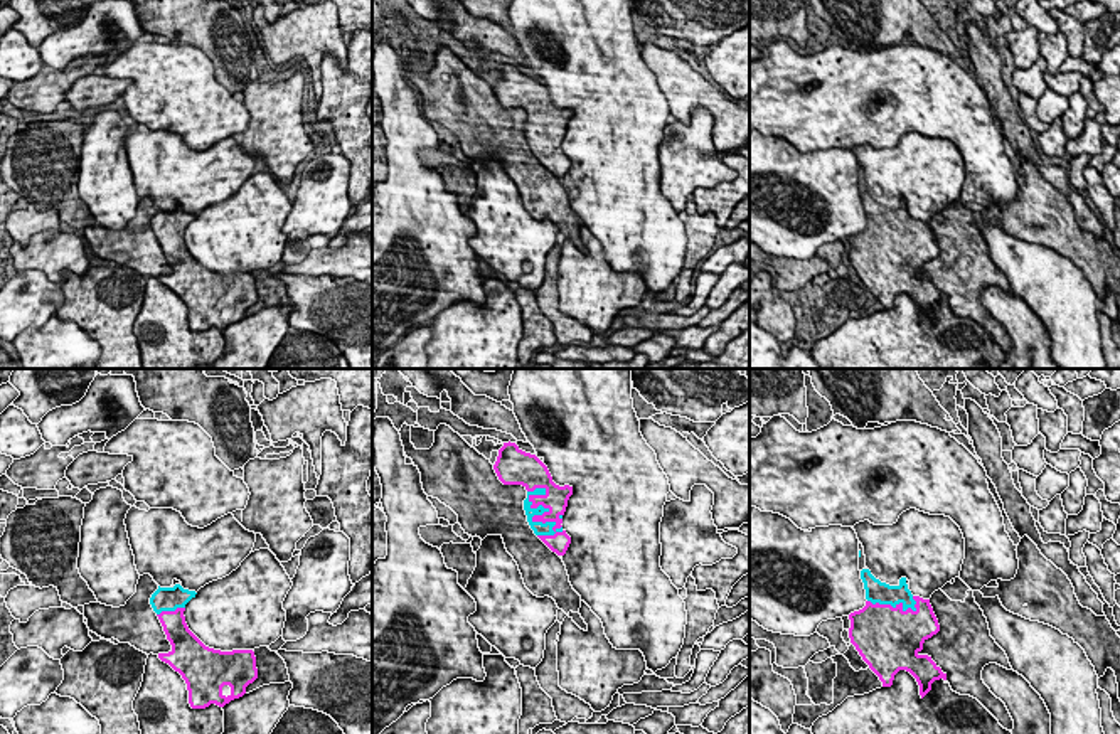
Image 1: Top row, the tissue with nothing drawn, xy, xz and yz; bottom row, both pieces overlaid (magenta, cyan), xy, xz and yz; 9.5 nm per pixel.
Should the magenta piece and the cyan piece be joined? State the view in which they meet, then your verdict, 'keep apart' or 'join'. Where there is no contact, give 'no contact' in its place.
contact in xz; join

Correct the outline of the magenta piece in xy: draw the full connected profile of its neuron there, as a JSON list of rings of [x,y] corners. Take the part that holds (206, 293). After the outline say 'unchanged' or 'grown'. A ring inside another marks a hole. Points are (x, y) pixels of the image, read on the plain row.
[[[180,207],[158,209],[152,217],[150,227],[172,268],[172,273],[158,276],[158,281],[185,303],[192,332],[205,332],[211,327],[224,330],[243,320],[246,310],[258,301],[256,279],[253,273],[209,271],[189,253],[184,234],[195,217]]] | grown

